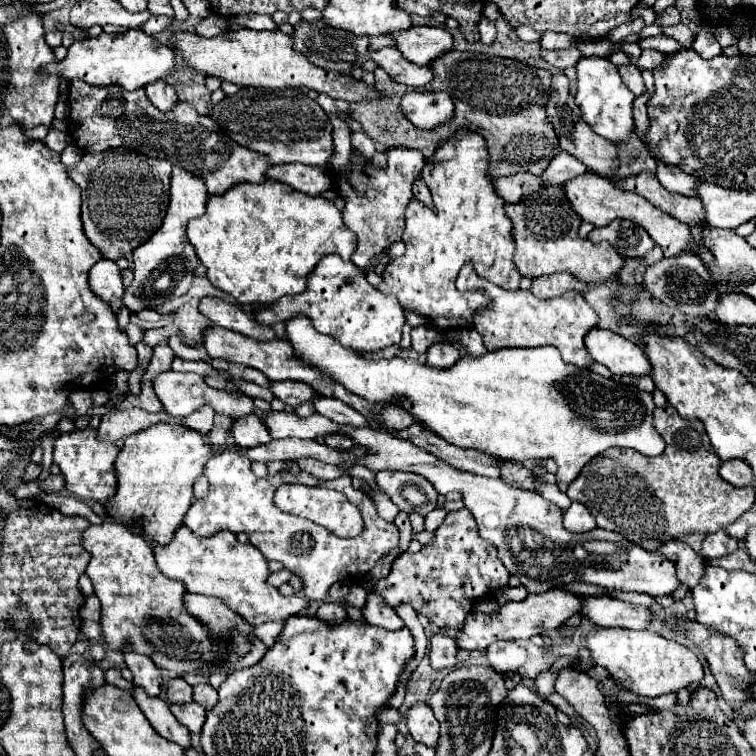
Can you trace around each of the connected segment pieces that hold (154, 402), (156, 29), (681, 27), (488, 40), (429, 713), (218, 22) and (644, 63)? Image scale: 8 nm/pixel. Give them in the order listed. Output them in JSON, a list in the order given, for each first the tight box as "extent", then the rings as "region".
[{"extent":[139,382,163,412],"region":[[[141,382],[141,396],[139,396],[139,408],[147,410],[147,412],[161,412],[163,406],[159,402],[159,398],[153,394],[153,386]]]},{"extent":[143,16,173,36],"region":[[[151,16],[151,18],[145,22],[143,30],[145,30],[149,36],[155,36],[155,34],[167,30],[167,28],[171,26],[171,22],[173,22],[173,18],[167,18],[167,16]]]},{"extent":[663,22,695,48],"region":[[[681,22],[681,24],[675,24],[675,26],[667,26],[667,28],[663,28],[665,30],[665,34],[667,36],[671,36],[671,38],[675,38],[677,42],[681,42],[681,46],[683,48],[689,48],[691,44],[693,44],[693,38],[695,38],[695,34]]]},{"extent":[478,16,496,44],"region":[[[483,16],[478,24],[480,40],[484,44],[491,44],[496,38],[496,29],[494,23]]]},{"extent":[407,702,439,746],"region":[[[415,702],[407,710],[407,728],[415,742],[425,746],[435,746],[439,738],[439,722],[433,716],[433,710],[425,702]]]},{"extent":[195,14,227,38],"region":[[[211,14],[211,16],[203,18],[203,20],[195,26],[195,34],[203,36],[203,38],[213,38],[213,36],[225,32],[225,28],[227,28],[227,22],[225,22],[223,18]]]},{"extent":[635,50,665,72],"region":[[[643,50],[643,54],[635,62],[635,66],[643,72],[643,70],[653,70],[653,68],[661,66],[663,62],[665,62],[665,54],[661,54],[657,50]]]}]

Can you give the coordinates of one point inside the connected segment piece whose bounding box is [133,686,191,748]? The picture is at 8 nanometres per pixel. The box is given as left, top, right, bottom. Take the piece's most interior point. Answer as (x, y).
(157, 712)

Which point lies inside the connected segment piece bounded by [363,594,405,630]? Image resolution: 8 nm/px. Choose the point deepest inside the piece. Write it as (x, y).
(375, 612)

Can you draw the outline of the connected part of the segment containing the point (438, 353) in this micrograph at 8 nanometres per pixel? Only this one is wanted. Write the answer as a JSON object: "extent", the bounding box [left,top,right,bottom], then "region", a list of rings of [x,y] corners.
{"extent":[425,342,461,370],"region":[[[439,342],[437,346],[433,346],[433,350],[427,352],[425,364],[431,366],[431,368],[435,368],[435,370],[447,370],[447,368],[453,366],[459,358],[461,358],[461,354],[459,354],[457,346]]]}

